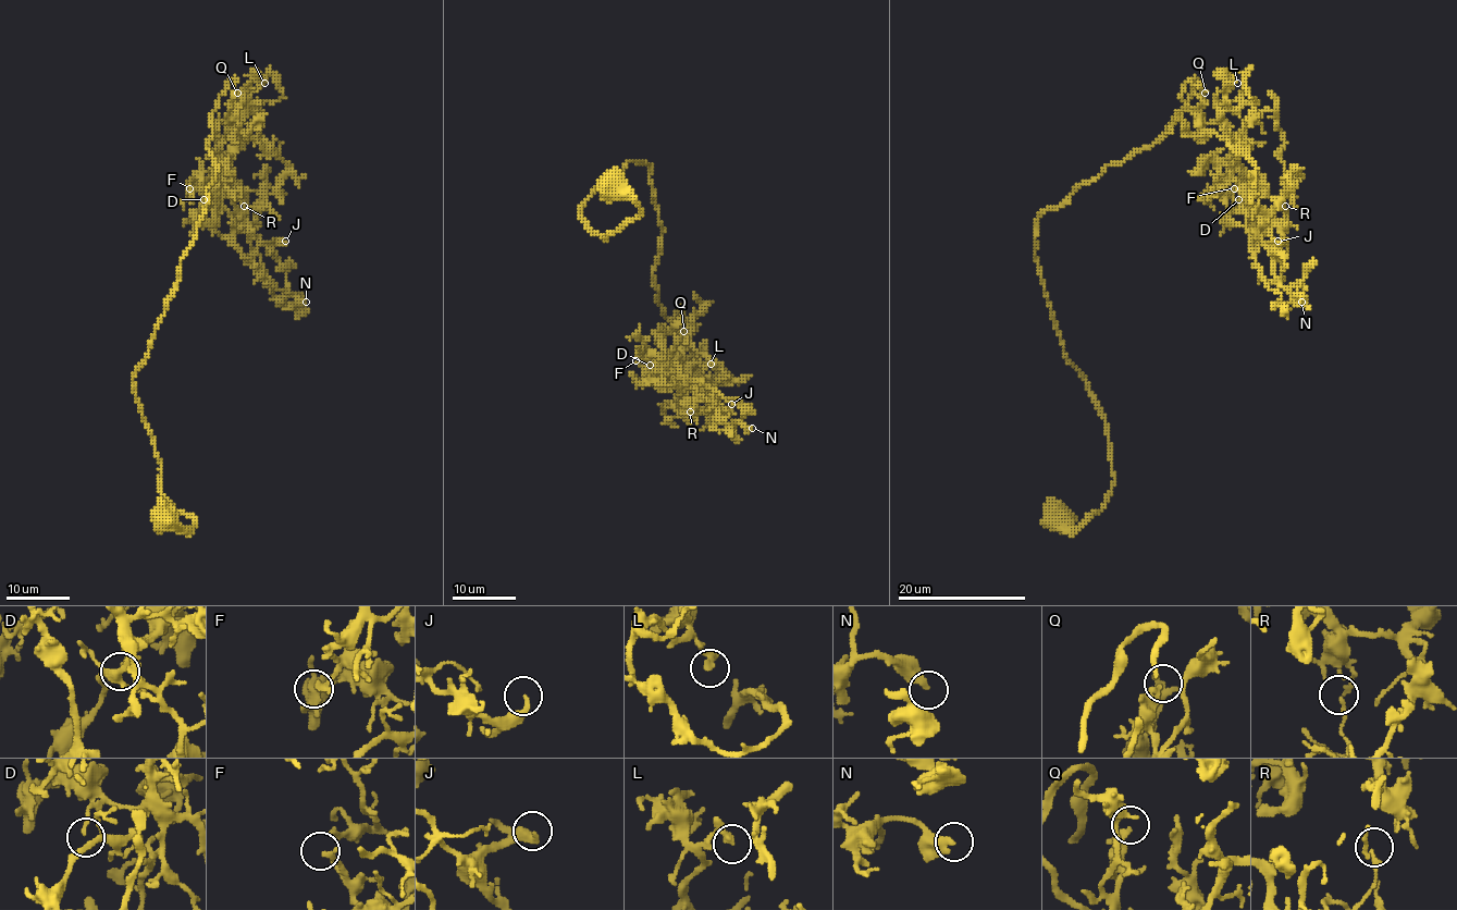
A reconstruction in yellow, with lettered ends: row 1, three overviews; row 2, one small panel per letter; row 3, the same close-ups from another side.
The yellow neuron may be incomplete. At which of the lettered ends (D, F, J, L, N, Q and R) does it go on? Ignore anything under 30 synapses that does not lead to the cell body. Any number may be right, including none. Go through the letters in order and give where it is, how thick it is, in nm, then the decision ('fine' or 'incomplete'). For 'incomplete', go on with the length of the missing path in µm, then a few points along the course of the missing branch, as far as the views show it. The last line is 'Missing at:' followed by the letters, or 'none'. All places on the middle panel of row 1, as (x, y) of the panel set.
D: place (650, 365); calibre 110 nm; fine
F: place (636, 360); calibre 200 nm; fine
J: place (731, 404); calibre 220 nm; fine
L: place (711, 364); calibre 180 nm; fine
N: place (752, 428); calibre 440 nm; fine
Q: place (683, 331); calibre 260 nm; incomplete; missing 20 µm; course (683, 331), (707, 344), (731, 346), (736, 354), (733, 364)
R: place (690, 412); calibre 110 nm; fine
Missing at: Q

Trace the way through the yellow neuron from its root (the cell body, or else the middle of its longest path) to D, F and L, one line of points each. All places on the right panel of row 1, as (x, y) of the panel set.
D: (1058, 515), (1077, 528), (1114, 474), (1037, 219), (1152, 147), (1193, 77), (1186, 107), (1241, 137), (1238, 199)
F: (1058, 515), (1077, 528), (1114, 474), (1037, 219), (1152, 147), (1193, 77), (1186, 107), (1241, 137), (1234, 188)
L: (1058, 515), (1077, 528), (1114, 474), (1037, 219), (1152, 147), (1193, 77), (1181, 100), (1221, 124), (1237, 83)

